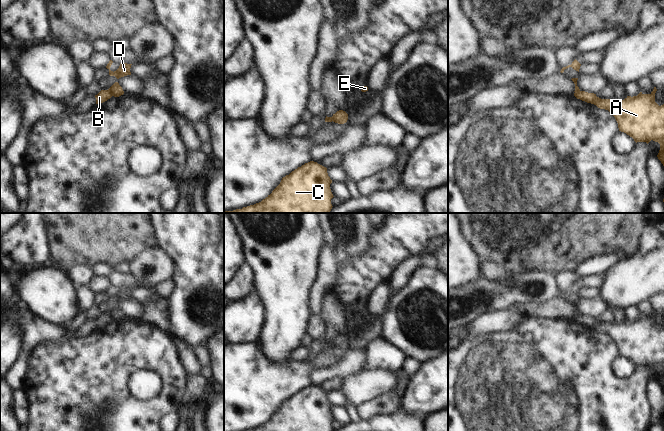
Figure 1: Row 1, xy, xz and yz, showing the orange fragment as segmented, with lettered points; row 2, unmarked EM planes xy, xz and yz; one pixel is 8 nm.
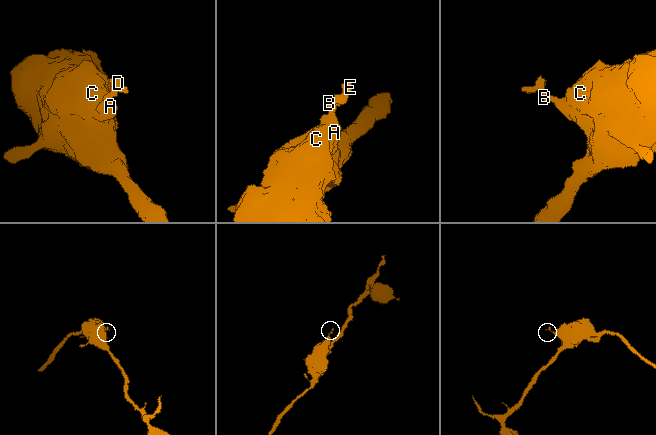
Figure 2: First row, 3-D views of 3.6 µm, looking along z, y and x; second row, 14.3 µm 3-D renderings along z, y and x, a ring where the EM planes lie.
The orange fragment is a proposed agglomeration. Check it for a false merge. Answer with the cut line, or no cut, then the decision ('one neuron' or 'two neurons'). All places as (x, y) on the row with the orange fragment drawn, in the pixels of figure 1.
cut xy (108, 89), (112, 95); two neurons

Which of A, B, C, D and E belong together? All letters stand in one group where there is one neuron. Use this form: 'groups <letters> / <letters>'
groups A B C / D E

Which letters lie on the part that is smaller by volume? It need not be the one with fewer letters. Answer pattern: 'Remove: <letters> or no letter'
Remove: D, E

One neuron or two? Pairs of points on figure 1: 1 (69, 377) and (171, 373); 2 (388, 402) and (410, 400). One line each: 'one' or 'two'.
1: one
2: two

